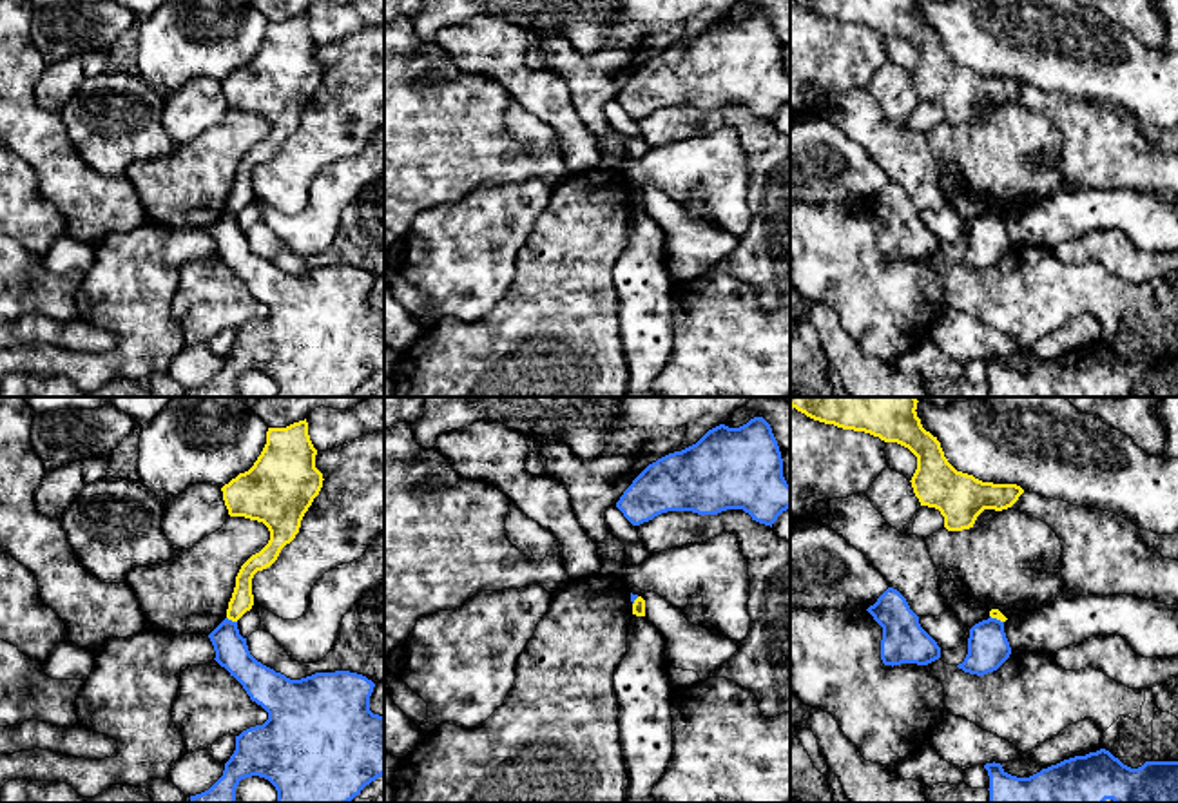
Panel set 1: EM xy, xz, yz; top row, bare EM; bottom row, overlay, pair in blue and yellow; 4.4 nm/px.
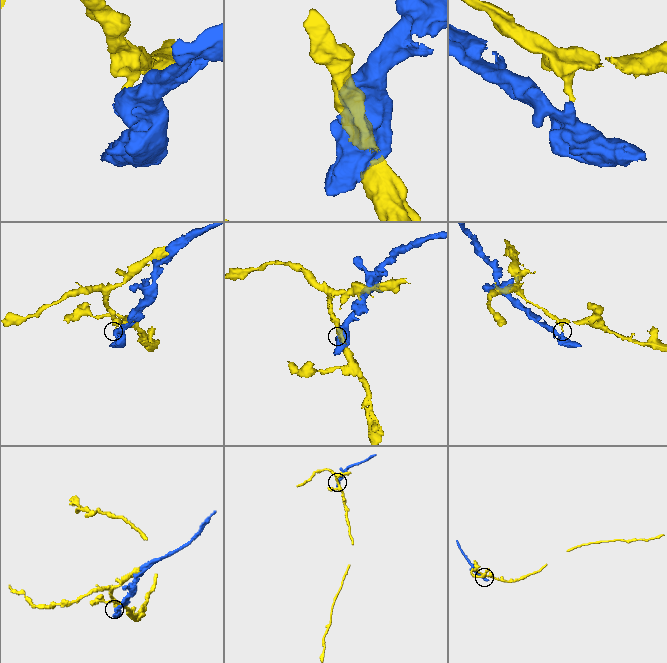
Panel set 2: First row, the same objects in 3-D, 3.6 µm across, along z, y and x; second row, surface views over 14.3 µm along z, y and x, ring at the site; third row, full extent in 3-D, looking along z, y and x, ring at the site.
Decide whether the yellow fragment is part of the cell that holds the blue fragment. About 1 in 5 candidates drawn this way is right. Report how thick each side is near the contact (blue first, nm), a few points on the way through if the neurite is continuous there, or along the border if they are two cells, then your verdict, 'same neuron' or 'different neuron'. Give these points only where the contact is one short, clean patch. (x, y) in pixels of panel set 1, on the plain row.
calibres 150 and 100 nm; border xy (227, 211), (236, 216); different neuron

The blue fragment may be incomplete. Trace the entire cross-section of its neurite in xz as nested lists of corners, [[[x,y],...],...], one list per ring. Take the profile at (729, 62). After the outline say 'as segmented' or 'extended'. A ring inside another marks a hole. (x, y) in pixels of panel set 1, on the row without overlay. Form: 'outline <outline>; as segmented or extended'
outline [[[754,11],[739,22],[719,18],[696,38],[649,58],[616,102],[632,120],[667,105],[743,103],[772,121],[790,102],[790,80],[770,18]]]; as segmented

